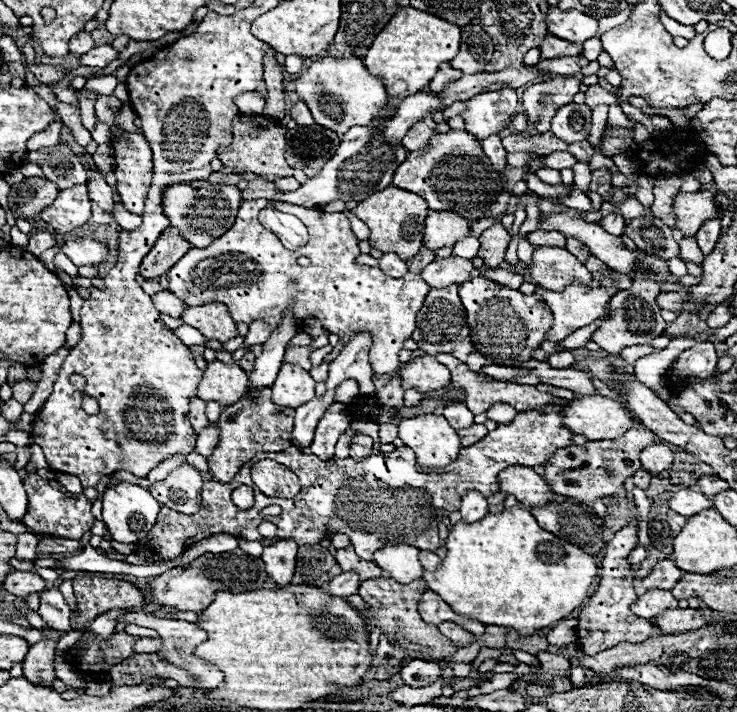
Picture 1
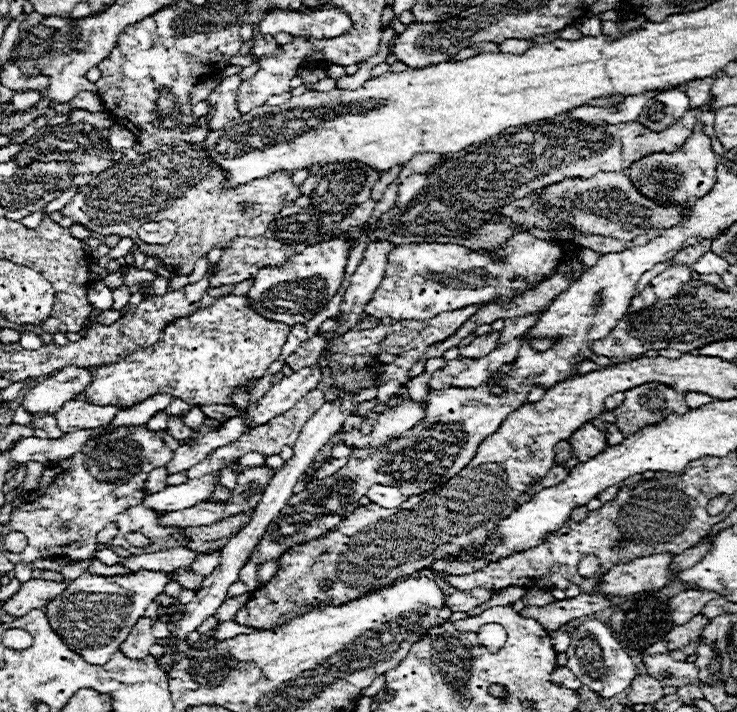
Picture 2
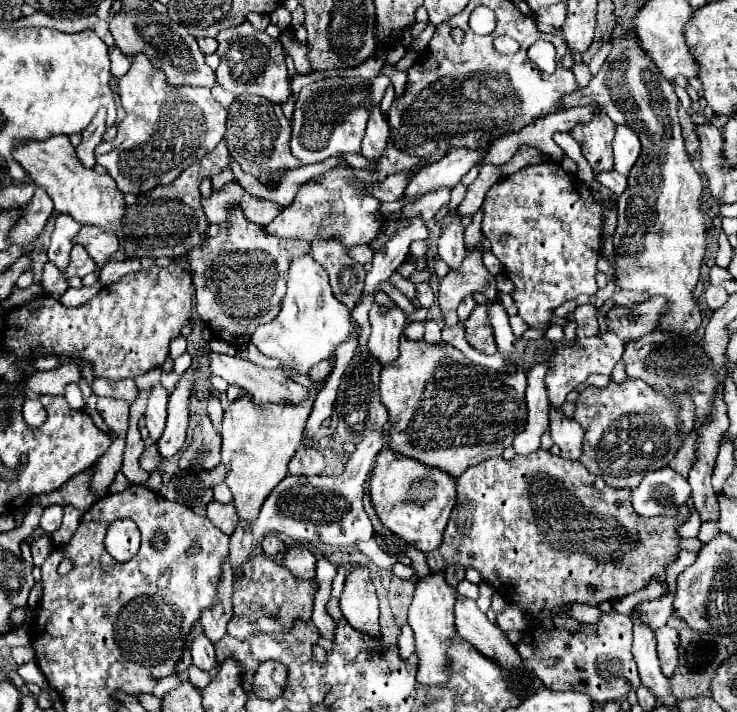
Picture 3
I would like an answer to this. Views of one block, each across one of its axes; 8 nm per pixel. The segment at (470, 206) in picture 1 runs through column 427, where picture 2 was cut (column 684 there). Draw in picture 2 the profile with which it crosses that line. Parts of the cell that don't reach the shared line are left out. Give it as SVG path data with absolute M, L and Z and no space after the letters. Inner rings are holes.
M694 134L686 144L674 152L656 152L650 156L644 156L642 160L634 162L626 174L638 186L638 190L644 196L650 196L652 200L658 202L686 202L686 200L696 200L702 198L706 192L710 192L716 184L716 154L712 150L710 138L706 134Z

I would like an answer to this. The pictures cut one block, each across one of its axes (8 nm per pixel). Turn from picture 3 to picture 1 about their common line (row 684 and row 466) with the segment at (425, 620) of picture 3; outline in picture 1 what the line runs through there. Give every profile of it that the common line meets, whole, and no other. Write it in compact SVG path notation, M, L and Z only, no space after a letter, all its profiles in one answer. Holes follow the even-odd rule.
M420 414L402 420L398 426L398 438L416 452L420 466L448 466L458 458L460 438L444 416Z

